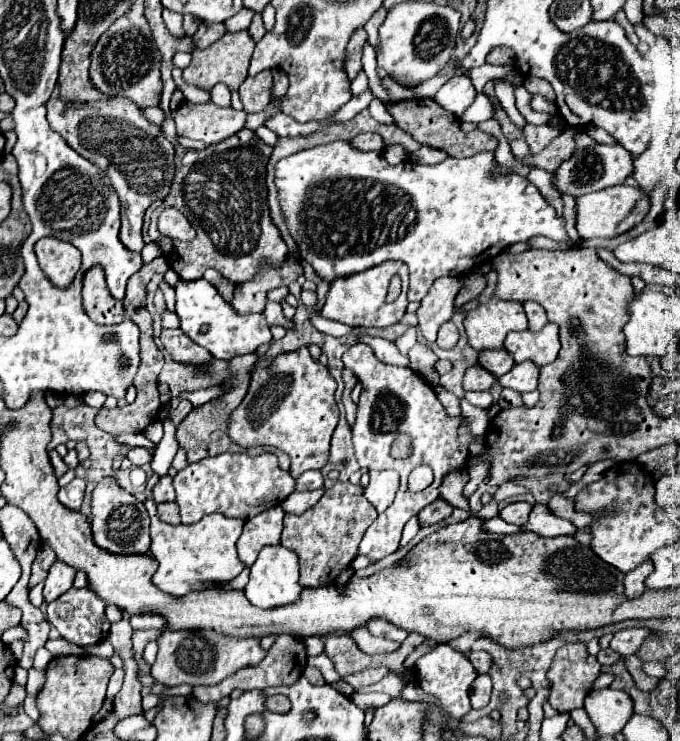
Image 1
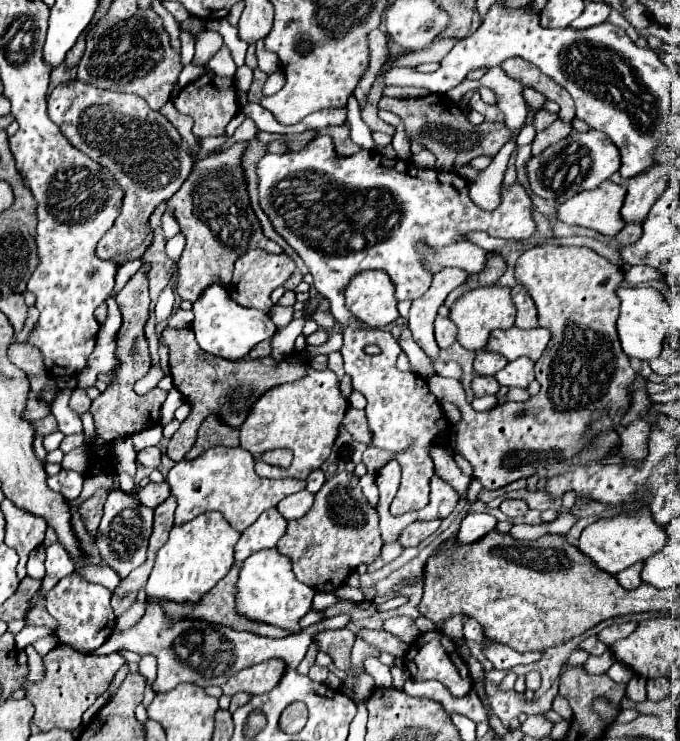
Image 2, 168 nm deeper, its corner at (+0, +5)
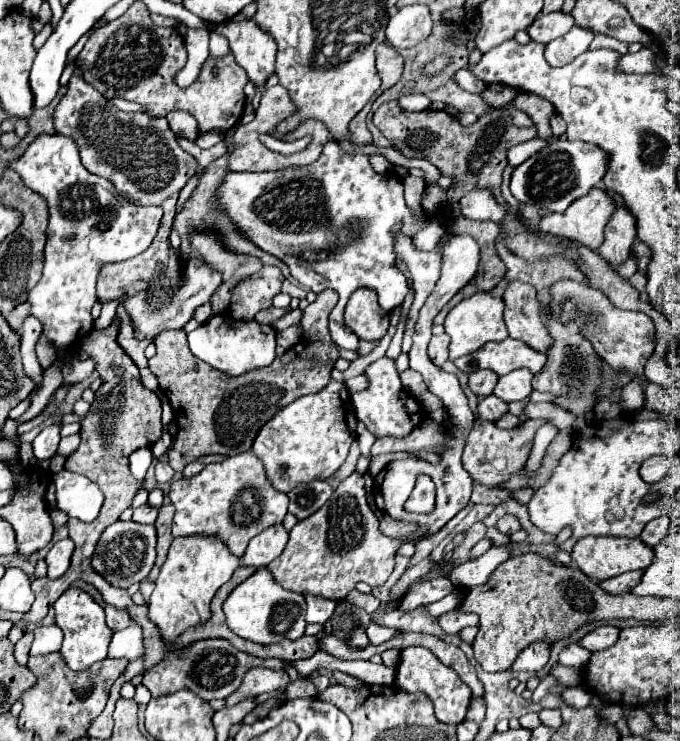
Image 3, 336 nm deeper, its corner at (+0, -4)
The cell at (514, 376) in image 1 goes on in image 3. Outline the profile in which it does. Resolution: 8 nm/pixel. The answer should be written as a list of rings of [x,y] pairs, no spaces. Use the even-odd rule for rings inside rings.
[[[514,369],[512,373],[498,379],[494,395],[502,401],[522,401],[532,393],[532,373],[526,369]]]

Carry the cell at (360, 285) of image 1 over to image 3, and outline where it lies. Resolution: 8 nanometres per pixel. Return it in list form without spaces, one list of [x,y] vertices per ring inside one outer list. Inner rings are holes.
[[[362,287],[352,293],[346,305],[346,325],[366,341],[378,341],[386,335],[390,327],[390,313],[378,303],[378,293],[374,289]]]

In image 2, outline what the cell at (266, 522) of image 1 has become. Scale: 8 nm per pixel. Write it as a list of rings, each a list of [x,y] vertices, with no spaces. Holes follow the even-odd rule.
[[[276,508],[266,510],[250,528],[246,528],[236,544],[236,562],[246,560],[254,552],[274,548],[276,542],[286,534],[286,520]]]

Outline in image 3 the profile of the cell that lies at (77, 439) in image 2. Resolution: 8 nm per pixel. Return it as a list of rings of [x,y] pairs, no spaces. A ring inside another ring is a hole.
[[[70,435],[70,437],[64,437],[60,441],[60,447],[58,447],[58,455],[62,457],[70,457],[74,453],[74,449],[80,445],[80,435]]]

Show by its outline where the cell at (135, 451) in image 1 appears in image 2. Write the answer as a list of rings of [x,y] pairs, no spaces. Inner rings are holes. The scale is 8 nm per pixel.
[[[156,446],[146,448],[146,450],[142,450],[142,452],[138,454],[138,462],[140,462],[142,466],[148,466],[148,468],[158,468],[158,466],[160,466],[160,458],[162,458],[162,452],[160,452],[160,448],[156,448]]]

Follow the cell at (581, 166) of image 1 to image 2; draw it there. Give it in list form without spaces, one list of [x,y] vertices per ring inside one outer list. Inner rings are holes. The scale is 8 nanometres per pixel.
[[[590,130],[590,132],[570,132],[560,142],[532,156],[524,168],[530,182],[530,190],[536,196],[564,202],[582,190],[598,188],[618,170],[618,166],[620,166],[618,148],[610,142],[610,138],[606,138],[606,134]]]

